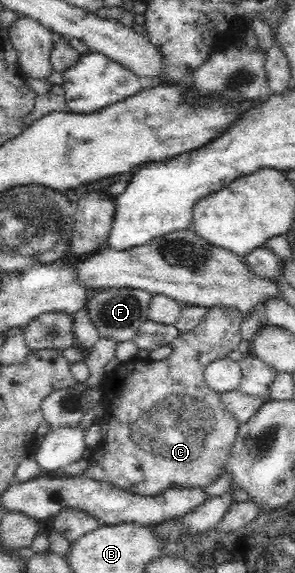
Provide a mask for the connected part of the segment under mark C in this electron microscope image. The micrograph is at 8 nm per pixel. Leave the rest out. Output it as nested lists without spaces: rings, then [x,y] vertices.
[[[214,305],[214,307],[206,308],[204,317],[200,319],[200,323],[196,325],[190,332],[179,332],[176,339],[171,343],[170,355],[162,360],[152,360],[152,358],[140,359],[135,357],[125,363],[120,363],[116,371],[114,371],[114,377],[118,379],[119,389],[115,389],[115,397],[121,400],[106,401],[106,414],[108,419],[108,435],[104,441],[100,443],[100,447],[94,450],[92,457],[88,456],[86,459],[88,462],[87,467],[84,467],[82,475],[88,479],[96,481],[104,481],[116,486],[131,494],[140,494],[142,497],[152,497],[159,493],[164,493],[164,490],[168,488],[205,488],[207,485],[214,483],[222,473],[224,473],[224,463],[226,463],[226,457],[228,456],[228,449],[231,449],[234,444],[234,439],[238,431],[239,422],[227,411],[223,401],[220,399],[220,394],[213,389],[210,389],[203,376],[205,367],[216,361],[217,359],[226,358],[233,349],[239,347],[239,343],[242,341],[242,335],[240,334],[240,323],[243,321],[243,315],[233,309],[232,307],[225,307],[225,305]]]

